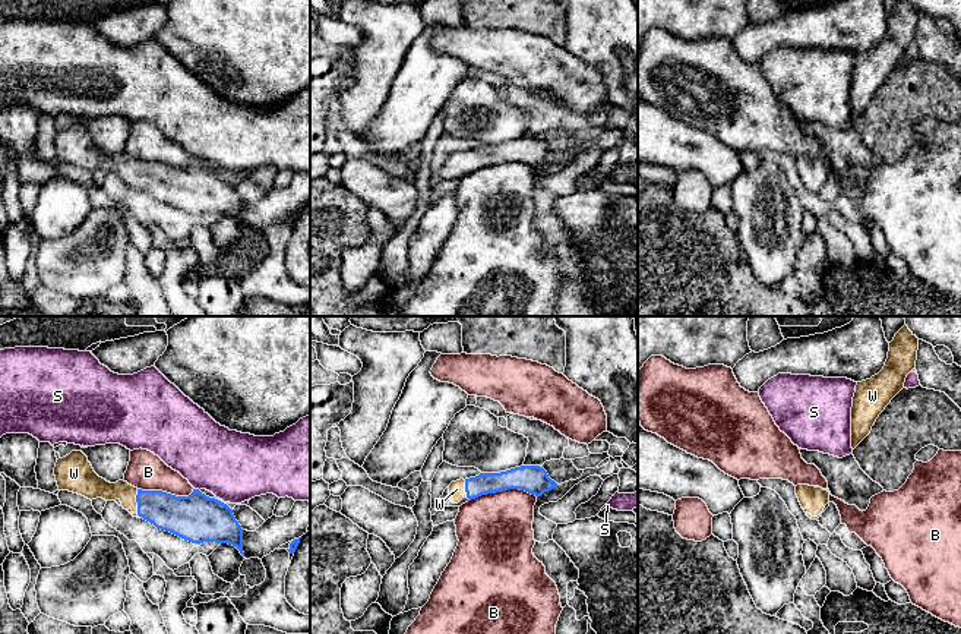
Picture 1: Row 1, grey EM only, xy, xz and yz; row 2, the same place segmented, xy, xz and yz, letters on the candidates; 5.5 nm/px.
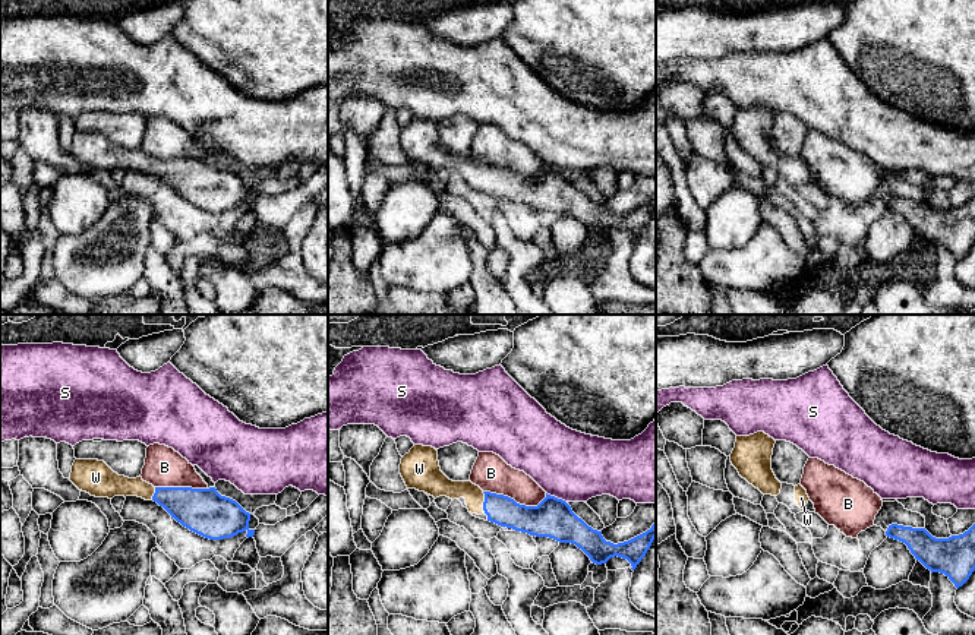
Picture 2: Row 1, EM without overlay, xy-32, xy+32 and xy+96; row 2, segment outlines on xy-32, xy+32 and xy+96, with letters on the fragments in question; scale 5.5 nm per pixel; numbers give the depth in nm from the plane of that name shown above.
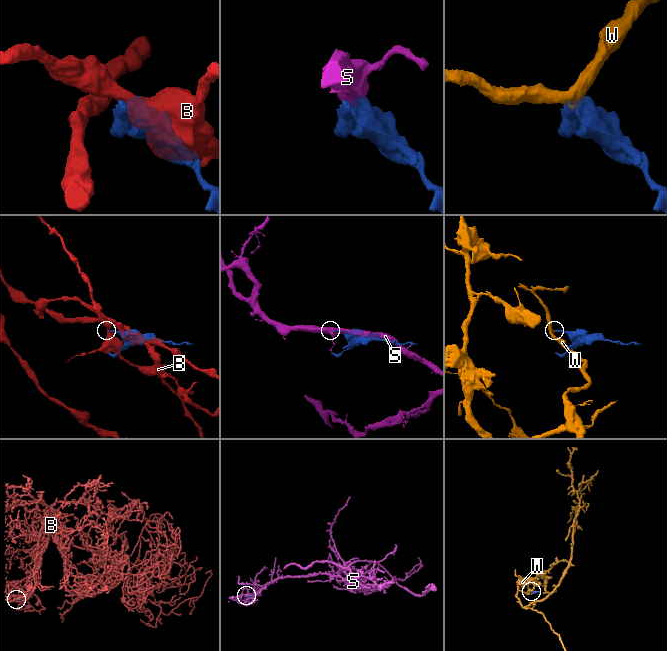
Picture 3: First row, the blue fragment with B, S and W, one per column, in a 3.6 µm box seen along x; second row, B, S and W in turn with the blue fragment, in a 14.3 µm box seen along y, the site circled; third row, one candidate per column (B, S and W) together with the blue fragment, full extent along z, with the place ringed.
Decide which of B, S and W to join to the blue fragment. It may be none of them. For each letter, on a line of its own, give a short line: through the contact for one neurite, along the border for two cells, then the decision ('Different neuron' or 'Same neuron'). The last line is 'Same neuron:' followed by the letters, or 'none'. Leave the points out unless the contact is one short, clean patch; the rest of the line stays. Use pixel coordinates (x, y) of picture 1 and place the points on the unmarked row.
B: Different neuron
S: Different neuron
W: Line: xy (176, 186), (136, 173), (123, 163), (94, 158). Same neuron
Same neuron: W

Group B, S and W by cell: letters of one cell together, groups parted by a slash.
B / S / W

